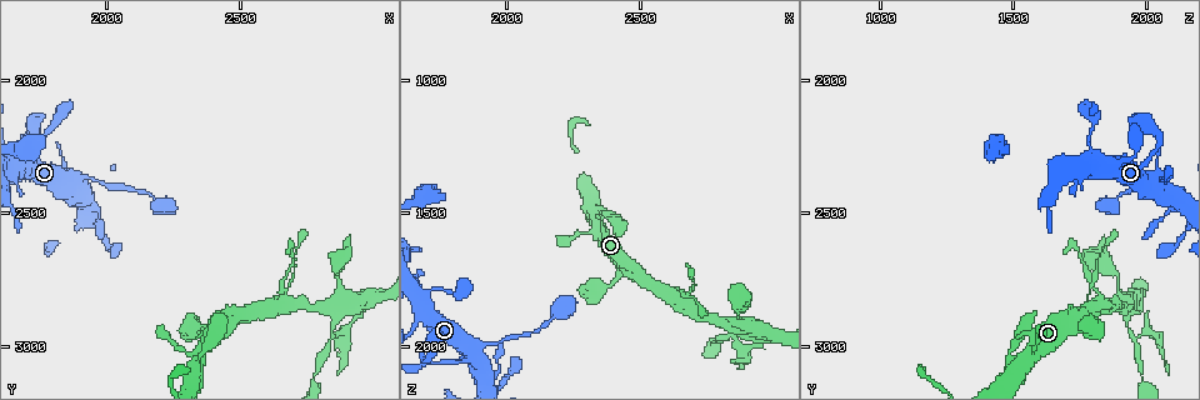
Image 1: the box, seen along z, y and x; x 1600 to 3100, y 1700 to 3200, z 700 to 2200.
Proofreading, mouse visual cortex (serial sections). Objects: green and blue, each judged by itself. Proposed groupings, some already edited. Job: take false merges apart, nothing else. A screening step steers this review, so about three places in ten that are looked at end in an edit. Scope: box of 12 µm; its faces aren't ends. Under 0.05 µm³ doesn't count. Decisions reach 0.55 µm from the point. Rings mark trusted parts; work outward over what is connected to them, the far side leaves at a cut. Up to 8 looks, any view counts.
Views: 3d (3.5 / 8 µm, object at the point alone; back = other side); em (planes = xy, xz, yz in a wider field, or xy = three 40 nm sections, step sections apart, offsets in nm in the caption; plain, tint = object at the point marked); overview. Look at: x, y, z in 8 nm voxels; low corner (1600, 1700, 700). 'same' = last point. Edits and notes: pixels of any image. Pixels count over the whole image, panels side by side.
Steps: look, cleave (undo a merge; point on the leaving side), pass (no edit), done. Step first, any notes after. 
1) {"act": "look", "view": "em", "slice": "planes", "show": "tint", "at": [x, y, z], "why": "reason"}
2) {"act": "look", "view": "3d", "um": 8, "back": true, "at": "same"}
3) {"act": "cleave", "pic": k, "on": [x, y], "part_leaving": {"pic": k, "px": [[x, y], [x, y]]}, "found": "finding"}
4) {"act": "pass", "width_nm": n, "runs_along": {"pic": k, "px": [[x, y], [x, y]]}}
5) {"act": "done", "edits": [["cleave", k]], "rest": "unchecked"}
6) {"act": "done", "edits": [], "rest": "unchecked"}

{"act": "look", "view": "3d", "um": 8, "at": [2380, 2920, 1790], "why": "sharp bend"}

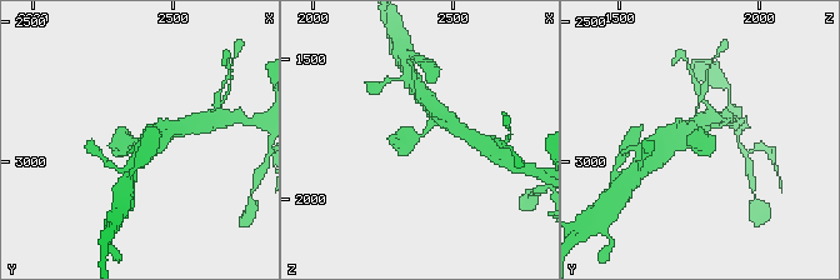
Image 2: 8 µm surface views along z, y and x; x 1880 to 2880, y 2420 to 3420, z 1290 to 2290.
{"act": "look", "view": "em", "slice": "xy", "step": 1, "show": "tint", "at": [2380, 2930, 1780]}

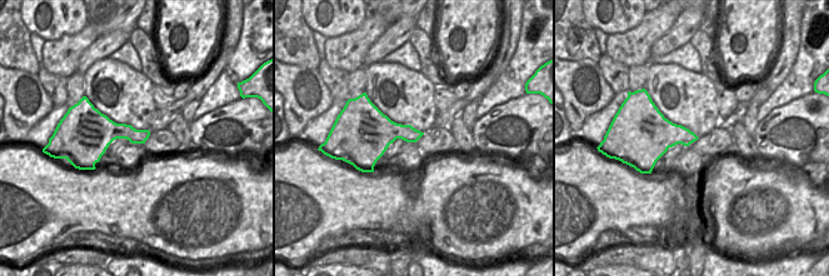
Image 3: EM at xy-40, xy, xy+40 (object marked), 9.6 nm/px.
{"act": "pass", "width_nm": 190, "runs_along": {"pic": 2, "px": [[433, 106], [433, 125], [396, 150]]}, "found": "one cell here"}

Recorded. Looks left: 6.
{"act": "look", "view": "3d", "um": 8, "at": [1900, 2380, 2000], "why": "thin arm on a thick one"}

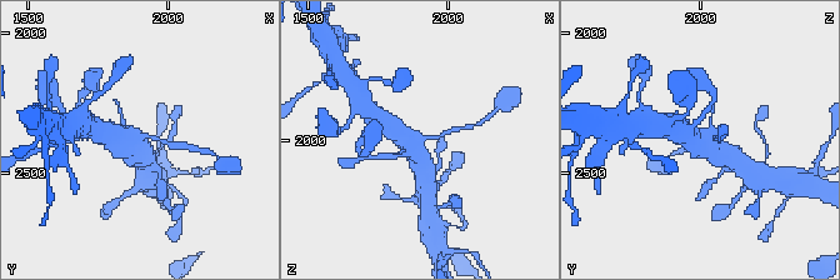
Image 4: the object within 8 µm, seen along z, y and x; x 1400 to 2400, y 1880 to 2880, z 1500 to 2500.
{"act": "look", "view": "em", "slice": "xy", "step": 3, "show": "tint", "at": [1910, 2370, 1990], "why": "now the EM"}

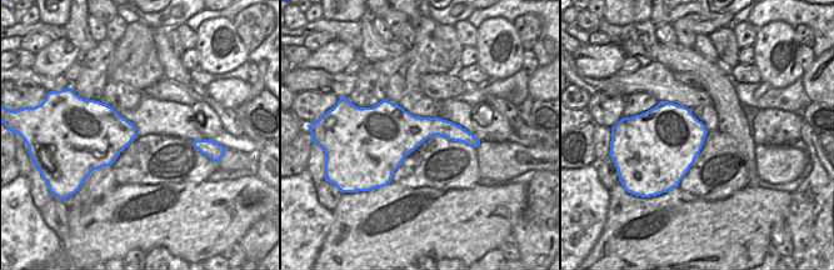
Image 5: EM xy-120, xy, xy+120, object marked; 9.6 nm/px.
{"act": "pass", "runs_along": {"pic": 4, "px": [[384, 123], [411, 143], [424, 170]]}, "found": "one cell here"}

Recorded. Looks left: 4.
{"act": "look", "view": "3d", "um": 3.5, "back": true, "at": [2850, 2840, 1920], "why": "looks like a crossing"}

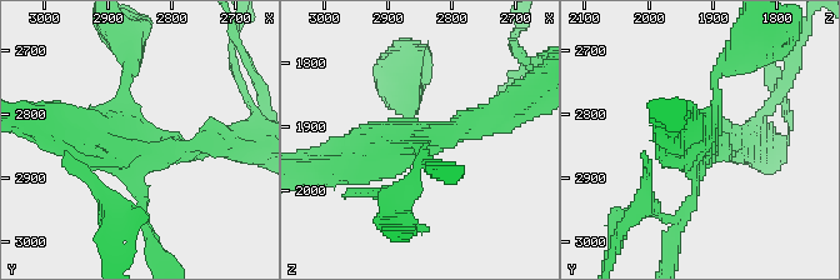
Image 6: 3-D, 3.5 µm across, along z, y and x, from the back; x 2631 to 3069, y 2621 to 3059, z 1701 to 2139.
{"act": "look", "view": "em", "slice": "xy", "step": 1, "show": "tint", "at": [2855, 2845, 1915]}

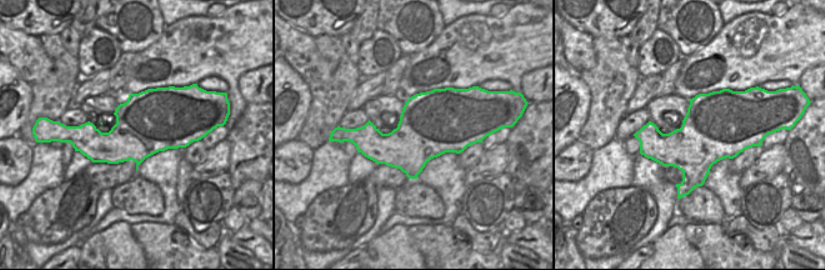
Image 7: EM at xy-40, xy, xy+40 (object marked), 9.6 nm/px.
{"act": "pass", "runs_along": {"pic": 6, "px": [[488, 121], [343, 154]]}, "found": "one cell here"}

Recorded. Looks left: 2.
{"act": "done", "edits": [], "rest": "unchecked"}

